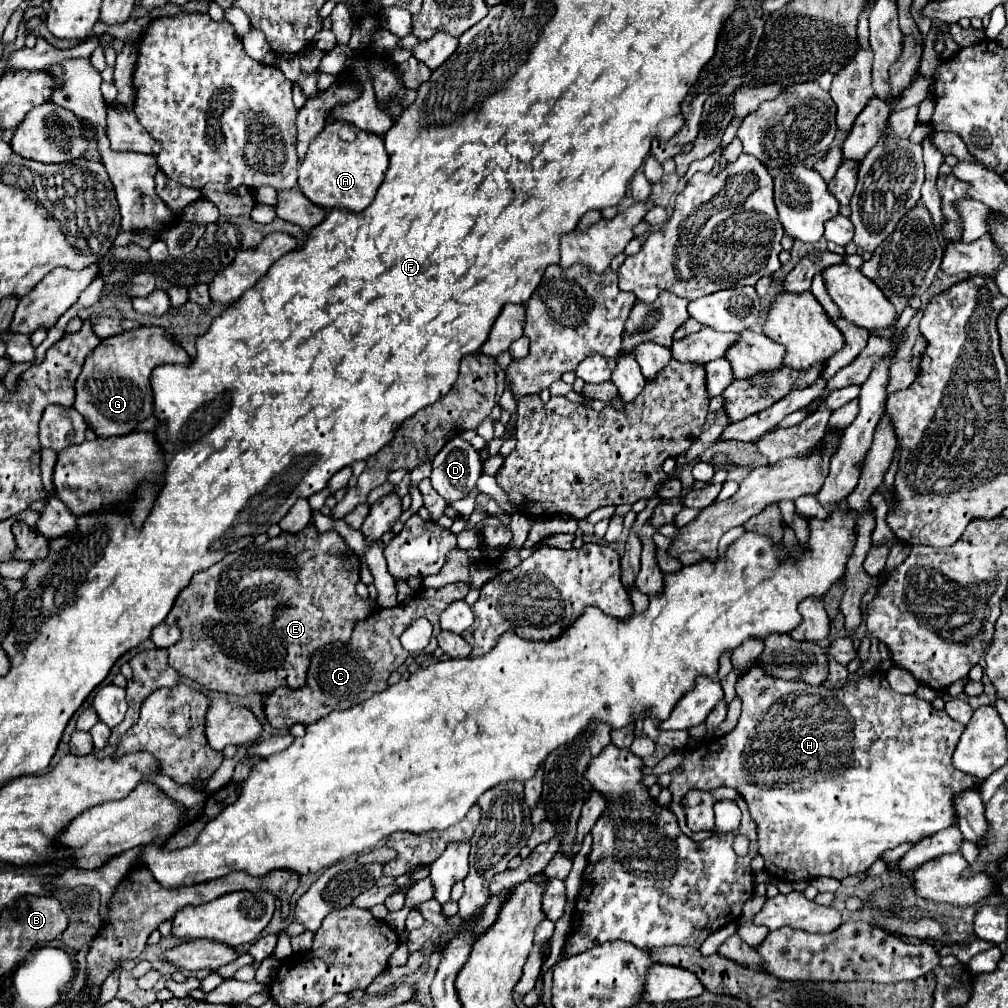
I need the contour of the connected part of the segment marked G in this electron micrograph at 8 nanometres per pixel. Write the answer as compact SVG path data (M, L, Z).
M139 327L103 339L101 345L85 359L83 371L77 377L77 399L73 407L85 417L97 437L133 433L141 421L153 415L151 371L165 363L189 365L191 357L161 327Z

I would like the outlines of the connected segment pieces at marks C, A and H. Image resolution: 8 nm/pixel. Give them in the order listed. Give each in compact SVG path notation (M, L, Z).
M455 583L445 585L441 589L425 589L419 591L419 599L423 601L411 601L409 605L395 607L395 609L381 609L367 617L365 621L357 623L357 633L353 631L349 643L339 645L331 643L323 651L317 651L311 659L311 675L305 689L289 691L289 689L277 689L271 695L265 697L265 715L273 727L289 729L295 723L303 723L305 727L319 721L321 717L329 715L331 711L349 709L355 703L381 693L385 687L389 687L389 675L399 669L399 665L405 663L409 657L409 651L405 651L399 643L399 637L405 629L393 629L393 625L409 625L413 619L427 617L433 623L433 635L441 631L439 627L439 613L453 603L455 599L463 599L465 593L455 593Z
M341 123L327 125L311 141L307 155L299 165L299 189L319 207L347 209L357 213L373 203L389 167L389 153L385 151L383 139L375 133L355 129L355 141L349 143L339 137L339 129Z
M757 665L755 669L751 669L749 673L739 677L737 697L743 703L737 727L727 735L701 741L699 747L693 747L693 749L687 747L685 749L685 761L681 763L683 773L675 775L671 785L669 785L671 793L673 793L673 801L671 801L669 807L673 809L675 815L679 815L681 799L689 789L703 789L703 791L711 791L711 789L719 789L719 787L735 789L747 801L751 817L757 823L759 849L761 849L761 855L765 859L765 869L771 875L775 875L783 881L789 881L789 883L807 881L807 875L809 875L809 879L815 879L815 877L821 877L821 875L845 879L847 875L863 873L871 867L871 863L877 861L877 857L883 851L895 849L897 845L903 845L903 843L917 843L923 837L929 837L929 835L935 835L943 829L955 827L959 823L957 809L955 809L955 795L961 795L961 793L971 791L971 789L979 789L979 785L983 783L983 781L975 779L975 775L967 775L967 773L955 769L953 763L951 763L953 751L957 747L957 739L961 737L961 731L963 731L963 723L953 721L945 711L933 709L929 701L923 701L915 695L901 695L901 693L893 691L889 687L885 675L879 673L879 671L863 675L857 683L849 683L841 689L829 689L827 685L813 687L813 685L807 685L807 683L773 679L773 677L767 677L765 671Z

